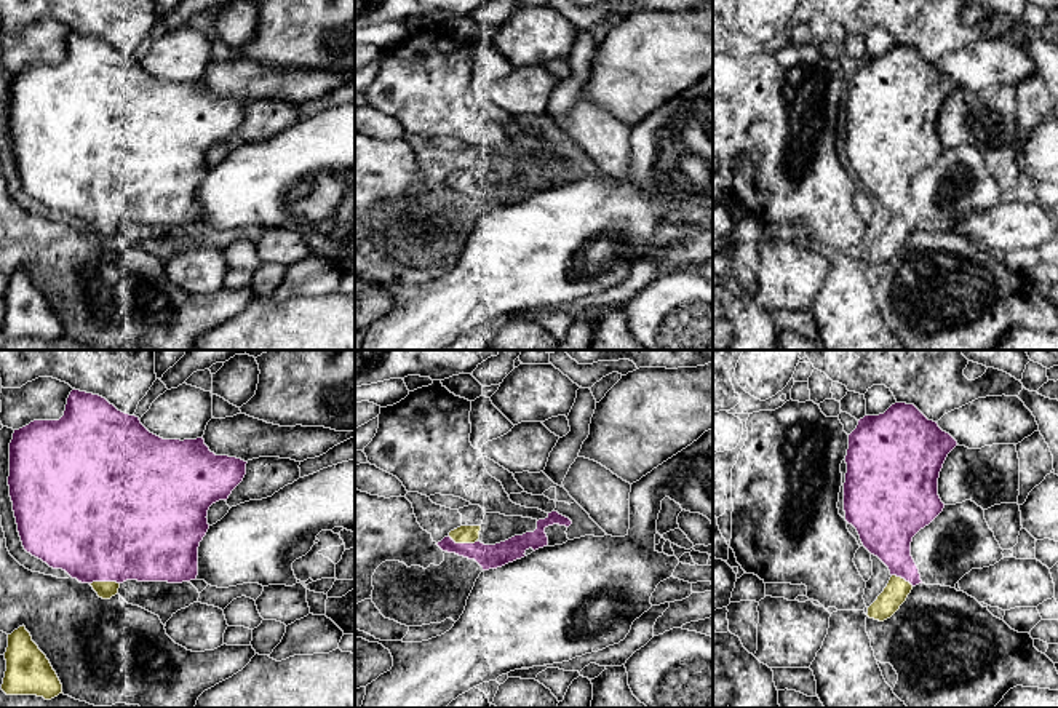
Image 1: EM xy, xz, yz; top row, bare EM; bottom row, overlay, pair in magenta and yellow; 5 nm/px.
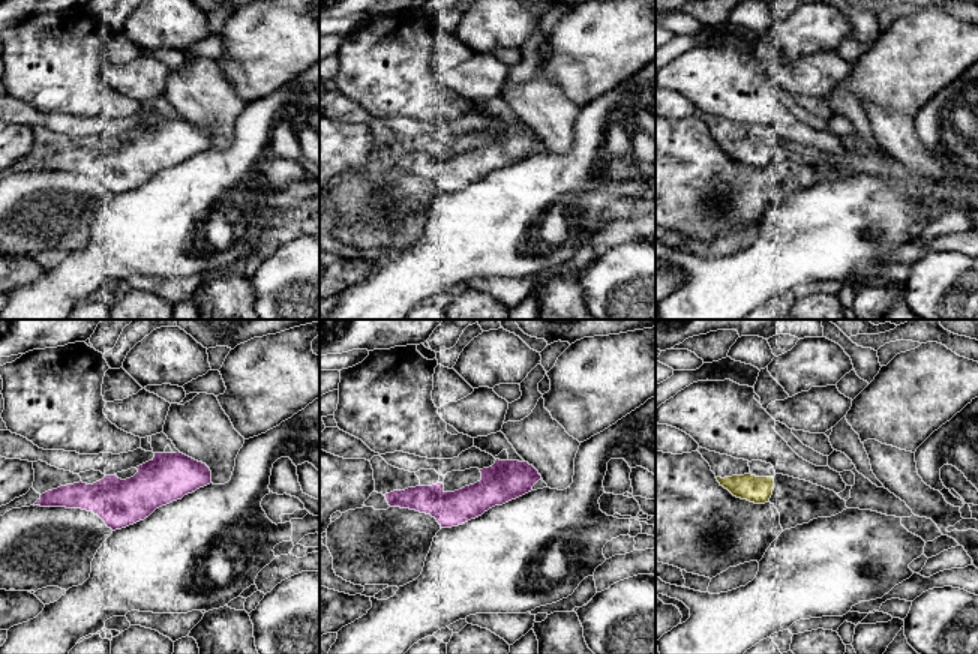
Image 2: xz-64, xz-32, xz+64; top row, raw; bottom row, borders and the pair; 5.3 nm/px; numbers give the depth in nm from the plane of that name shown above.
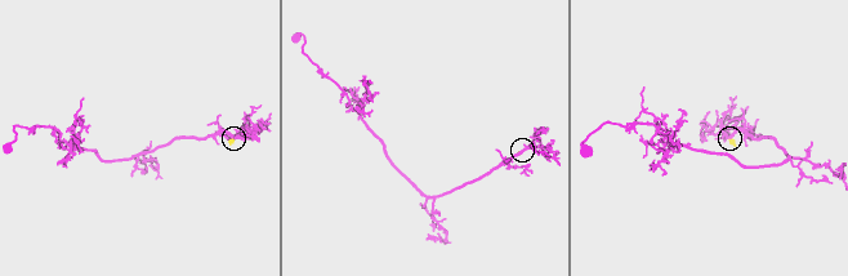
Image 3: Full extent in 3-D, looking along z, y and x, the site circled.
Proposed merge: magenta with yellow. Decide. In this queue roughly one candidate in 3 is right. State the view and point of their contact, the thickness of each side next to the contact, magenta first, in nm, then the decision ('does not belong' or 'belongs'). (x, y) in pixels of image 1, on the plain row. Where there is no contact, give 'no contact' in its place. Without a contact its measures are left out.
meets magenta in xy at (104, 222); 500 nm thick on the magenta side, 90 nm on the other; belongs

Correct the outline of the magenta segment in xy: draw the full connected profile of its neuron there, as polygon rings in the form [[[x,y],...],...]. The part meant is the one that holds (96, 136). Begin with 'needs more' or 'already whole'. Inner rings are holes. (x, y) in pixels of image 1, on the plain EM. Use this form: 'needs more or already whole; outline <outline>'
needs more; outline [[[74,30],[59,62],[14,72],[8,128],[24,192],[110,241],[126,222],[195,222],[208,152],[229,141],[246,105],[216,97],[203,78],[163,82],[105,40]]]

